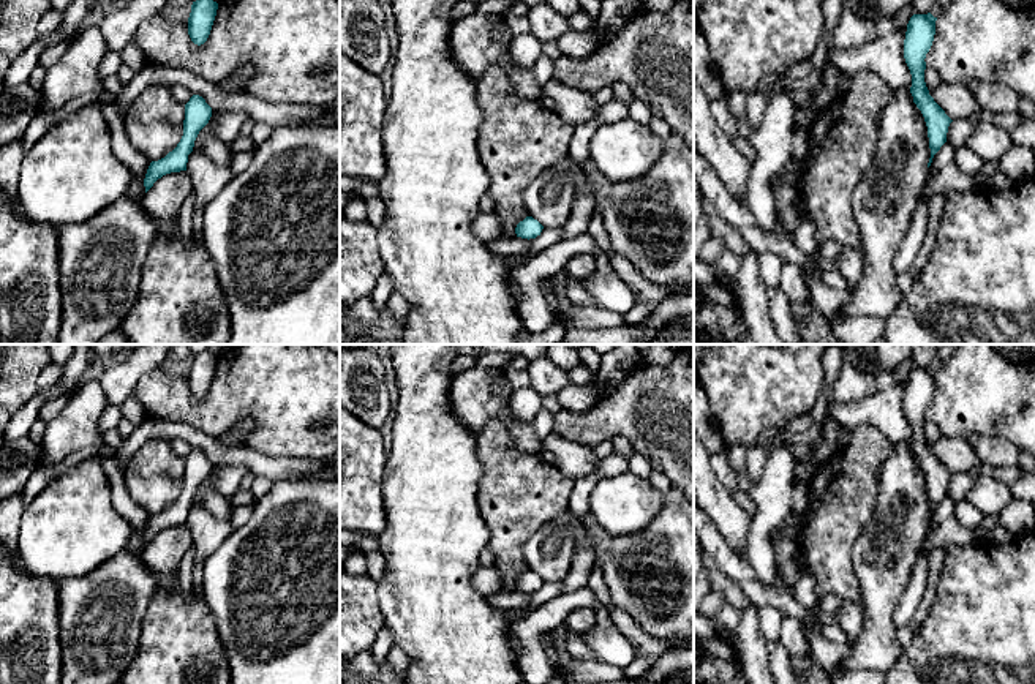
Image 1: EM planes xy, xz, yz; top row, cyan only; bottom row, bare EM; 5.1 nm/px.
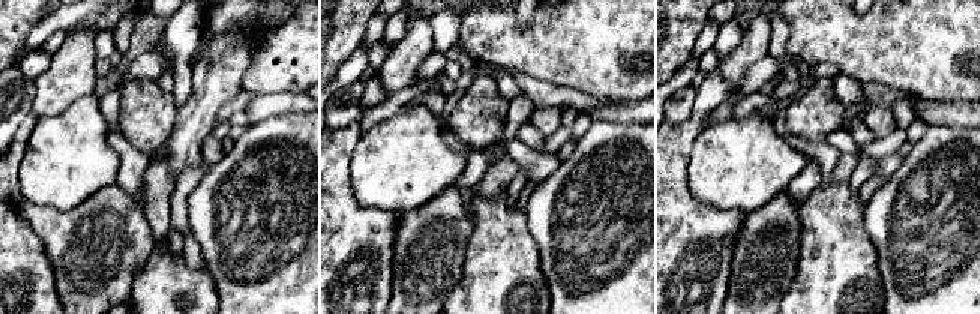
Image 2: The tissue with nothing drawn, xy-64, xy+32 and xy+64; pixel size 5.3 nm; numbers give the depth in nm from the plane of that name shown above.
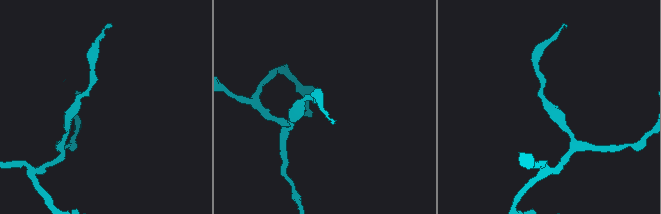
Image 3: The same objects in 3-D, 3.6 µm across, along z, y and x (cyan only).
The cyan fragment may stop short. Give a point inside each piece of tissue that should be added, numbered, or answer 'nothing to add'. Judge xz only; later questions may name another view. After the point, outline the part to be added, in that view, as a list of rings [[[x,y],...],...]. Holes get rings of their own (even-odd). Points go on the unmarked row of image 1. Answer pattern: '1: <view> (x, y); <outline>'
nothing to add

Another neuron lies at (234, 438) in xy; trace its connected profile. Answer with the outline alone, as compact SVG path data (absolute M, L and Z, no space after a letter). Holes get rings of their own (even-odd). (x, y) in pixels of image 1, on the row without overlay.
M247 423L237 425L228 436L216 438L223 447L243 447L242 438L250 430Z

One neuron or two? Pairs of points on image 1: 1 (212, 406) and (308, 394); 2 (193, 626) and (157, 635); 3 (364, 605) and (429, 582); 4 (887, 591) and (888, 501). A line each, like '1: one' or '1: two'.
1: one
2: one
3: two
4: one

